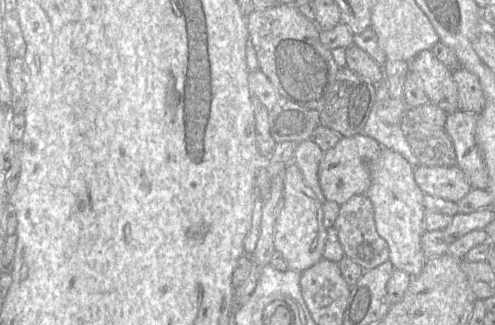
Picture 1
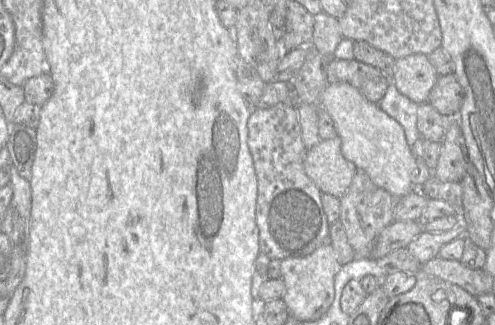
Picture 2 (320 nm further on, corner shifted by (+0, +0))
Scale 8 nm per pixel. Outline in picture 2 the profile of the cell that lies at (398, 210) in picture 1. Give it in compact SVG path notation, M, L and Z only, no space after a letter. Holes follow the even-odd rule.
M345 82L327 84L320 97L323 107L334 122L337 134L341 139L343 157L353 163L358 170L364 171L378 187L400 199L415 191L412 183L413 156L408 145L403 127L392 117L382 111L378 104L368 101L357 88Z

